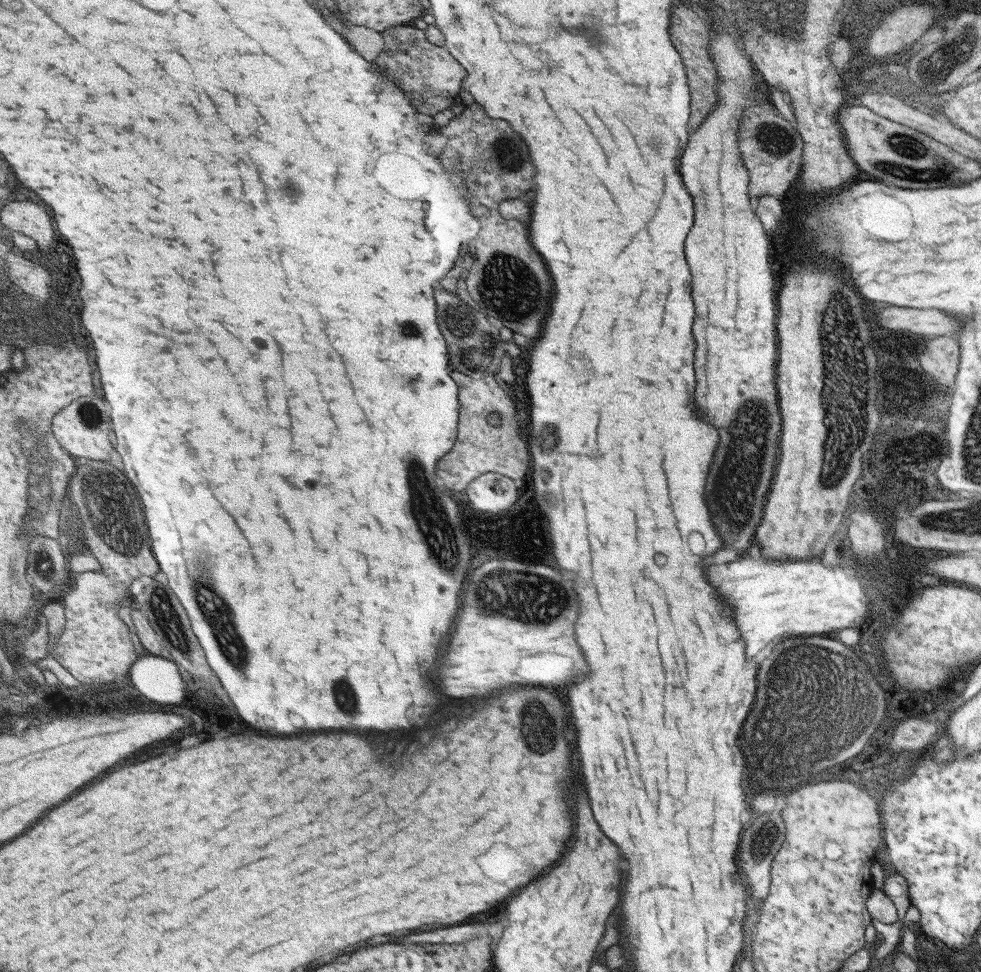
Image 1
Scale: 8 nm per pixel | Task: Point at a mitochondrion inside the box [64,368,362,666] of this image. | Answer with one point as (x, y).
(115, 515)

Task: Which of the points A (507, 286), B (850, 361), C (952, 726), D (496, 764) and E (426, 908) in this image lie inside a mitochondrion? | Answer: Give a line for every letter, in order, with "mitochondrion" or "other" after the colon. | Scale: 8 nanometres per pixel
A: mitochondrion
B: mitochondrion
C: other
D: other
E: other

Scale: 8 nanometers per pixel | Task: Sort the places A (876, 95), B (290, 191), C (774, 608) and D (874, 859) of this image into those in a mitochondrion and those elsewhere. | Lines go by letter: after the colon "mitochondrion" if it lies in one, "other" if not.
A: other
B: mitochondrion
C: other
D: other

